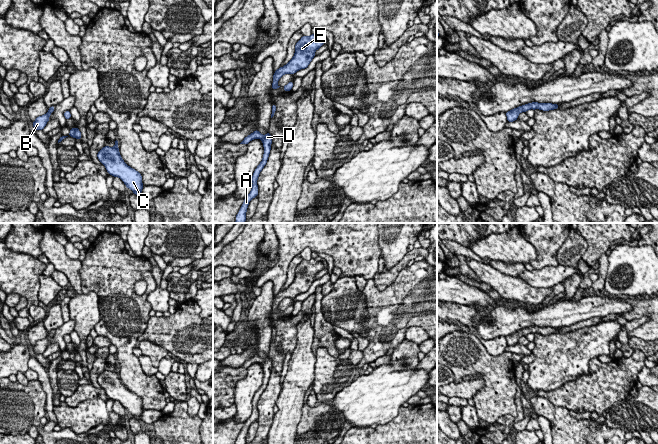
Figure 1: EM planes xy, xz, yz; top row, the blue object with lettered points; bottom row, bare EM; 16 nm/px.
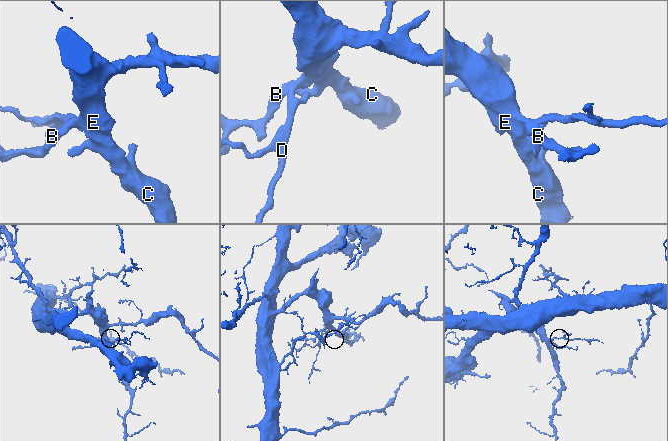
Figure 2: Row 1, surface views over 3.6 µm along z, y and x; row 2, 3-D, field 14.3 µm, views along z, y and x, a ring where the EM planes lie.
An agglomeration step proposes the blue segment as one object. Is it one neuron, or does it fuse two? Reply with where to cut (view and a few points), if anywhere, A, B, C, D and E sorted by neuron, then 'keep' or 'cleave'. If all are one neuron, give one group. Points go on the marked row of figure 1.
no cut | A B C D E | keep

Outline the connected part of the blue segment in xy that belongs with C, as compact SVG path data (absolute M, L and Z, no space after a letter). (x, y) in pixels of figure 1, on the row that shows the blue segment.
M118 141L114 147L104 146L97 154L99 161L106 167L108 174L119 177L131 189L134 194L141 195L142 175L135 169L128 166L121 158Z

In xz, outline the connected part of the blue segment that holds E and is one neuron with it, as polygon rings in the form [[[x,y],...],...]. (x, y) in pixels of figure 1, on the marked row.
[[[311,34],[309,37],[302,36],[295,45],[293,58],[283,67],[274,72],[272,90],[279,88],[278,80],[286,73],[295,74],[298,70],[308,67],[315,57],[315,51],[323,46],[324,40]]]

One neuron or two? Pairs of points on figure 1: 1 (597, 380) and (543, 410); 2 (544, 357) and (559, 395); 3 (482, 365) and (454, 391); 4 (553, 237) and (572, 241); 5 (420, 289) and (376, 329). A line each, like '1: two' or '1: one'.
1: two
2: two
3: two
4: two
5: one

